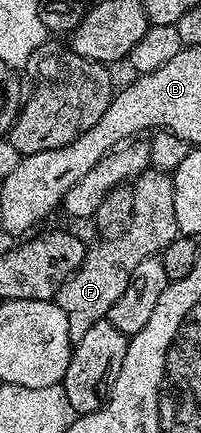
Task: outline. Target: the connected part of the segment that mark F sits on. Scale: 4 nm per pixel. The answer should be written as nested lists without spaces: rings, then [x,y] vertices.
[[[154,168],[144,170],[138,178],[134,179],[132,192],[132,218],[124,233],[116,238],[96,241],[96,246],[92,245],[88,249],[77,272],[73,272],[73,276],[69,276],[69,280],[65,280],[65,284],[61,284],[61,288],[53,299],[61,308],[61,312],[65,312],[65,320],[69,320],[69,336],[72,343],[79,342],[81,336],[85,336],[85,332],[89,332],[89,328],[93,328],[93,324],[106,319],[109,308],[113,308],[113,304],[117,304],[117,300],[121,297],[121,292],[125,292],[126,286],[129,285],[129,276],[133,276],[133,268],[137,268],[137,264],[141,264],[141,260],[149,260],[162,255],[164,253],[162,250],[175,237],[180,237],[177,215],[174,212],[174,180],[168,171]]]

